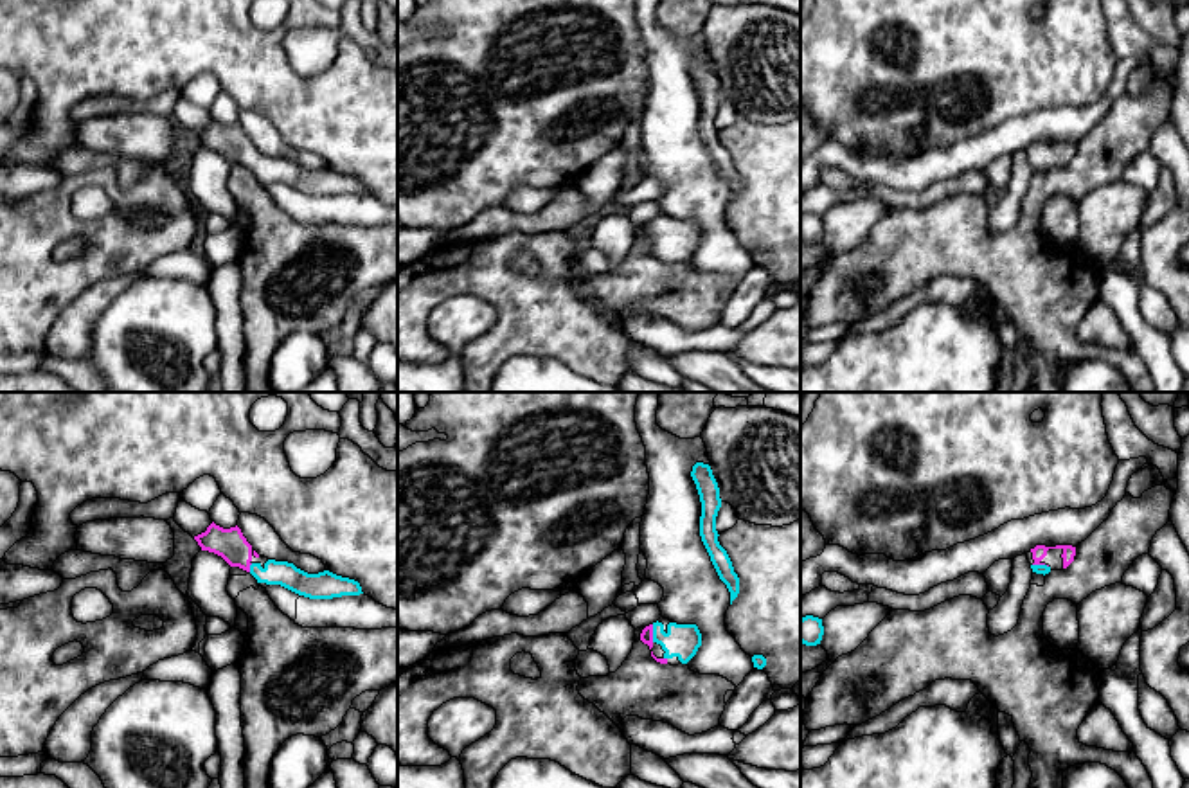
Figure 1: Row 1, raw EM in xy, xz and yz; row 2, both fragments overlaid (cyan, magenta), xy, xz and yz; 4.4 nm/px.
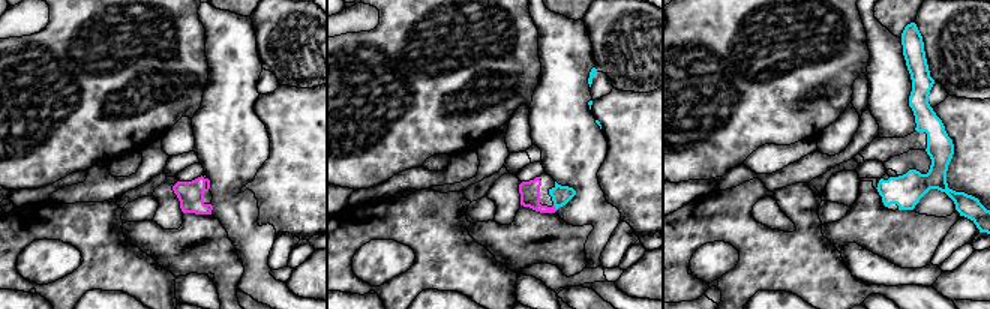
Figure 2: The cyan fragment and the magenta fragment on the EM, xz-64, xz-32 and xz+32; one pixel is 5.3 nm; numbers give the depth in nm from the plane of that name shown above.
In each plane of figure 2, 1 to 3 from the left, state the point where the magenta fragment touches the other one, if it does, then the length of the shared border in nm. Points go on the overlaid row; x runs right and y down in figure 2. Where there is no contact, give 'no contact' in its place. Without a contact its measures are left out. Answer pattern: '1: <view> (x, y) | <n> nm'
1: no contact
2: xz-32 (555, 207) | 40 nm
3: no contact

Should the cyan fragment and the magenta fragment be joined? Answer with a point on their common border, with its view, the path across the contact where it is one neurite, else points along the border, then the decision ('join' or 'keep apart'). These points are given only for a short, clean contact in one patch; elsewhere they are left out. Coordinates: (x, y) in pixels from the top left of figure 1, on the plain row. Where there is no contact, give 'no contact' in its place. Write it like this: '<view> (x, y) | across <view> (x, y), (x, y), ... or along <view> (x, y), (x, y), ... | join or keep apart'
xz (653, 231) | across xz (682, 238), (666, 238), (653, 231), (646, 232) | join

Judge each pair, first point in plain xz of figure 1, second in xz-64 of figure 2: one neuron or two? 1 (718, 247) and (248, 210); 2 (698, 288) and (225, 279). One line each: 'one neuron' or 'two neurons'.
1: one neuron
2: one neuron

